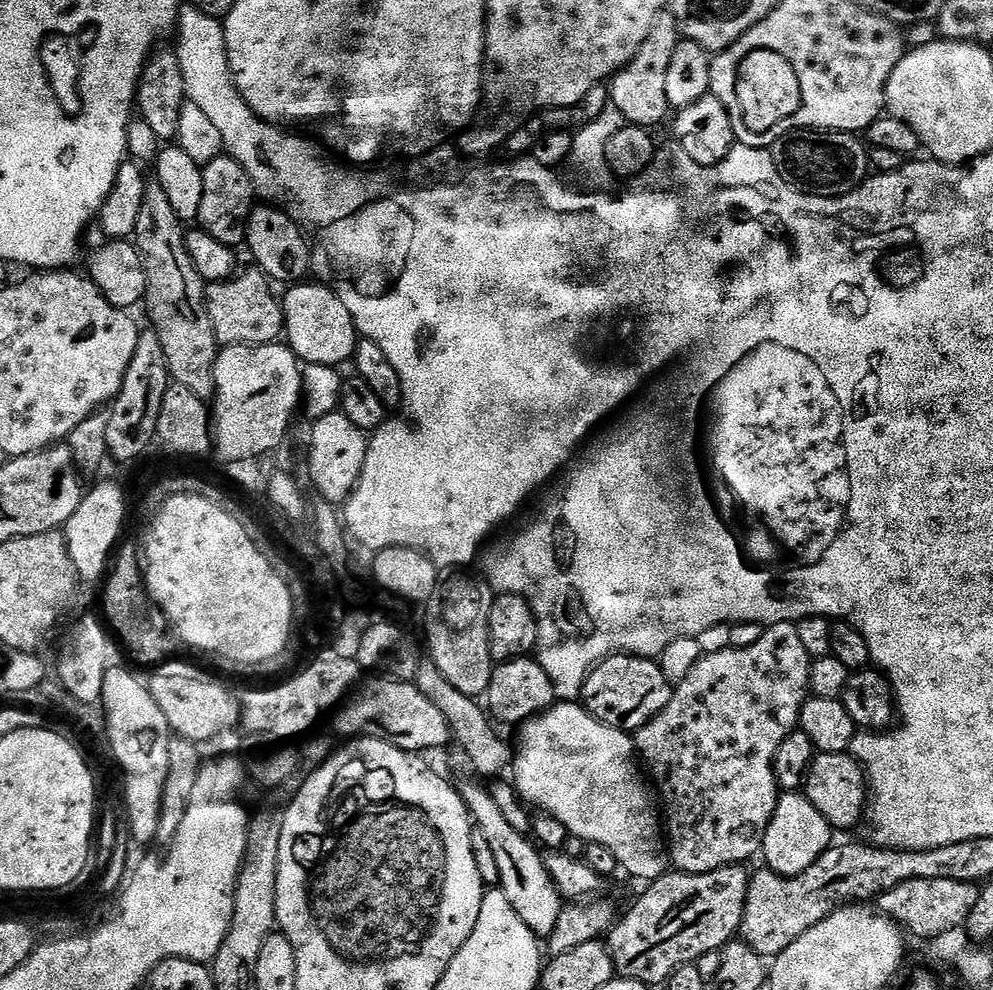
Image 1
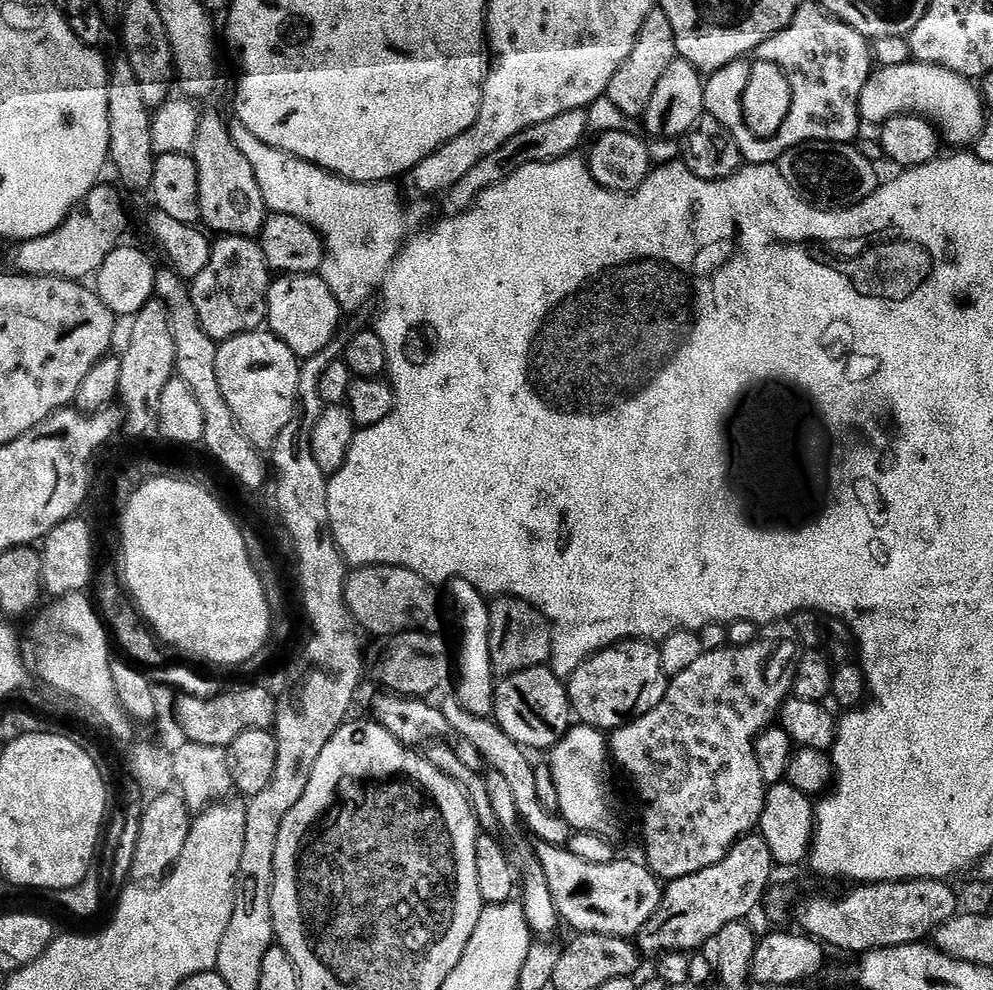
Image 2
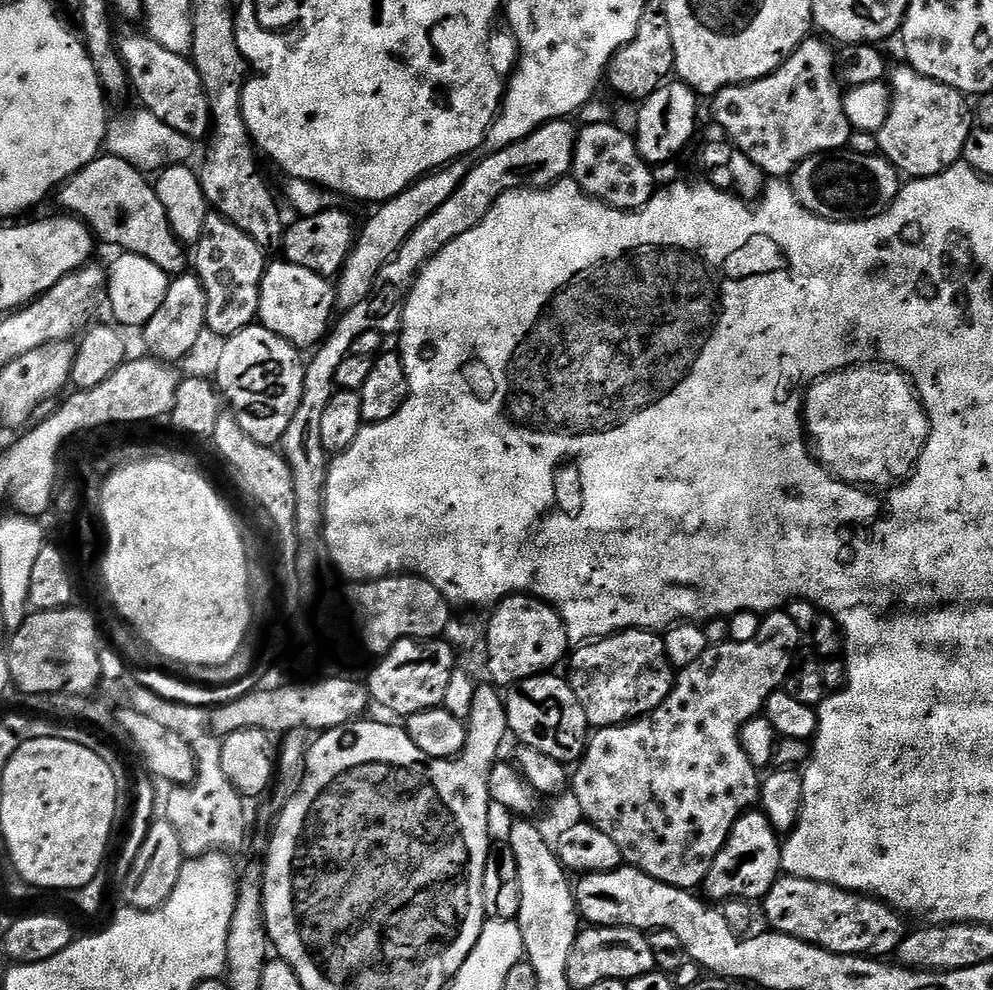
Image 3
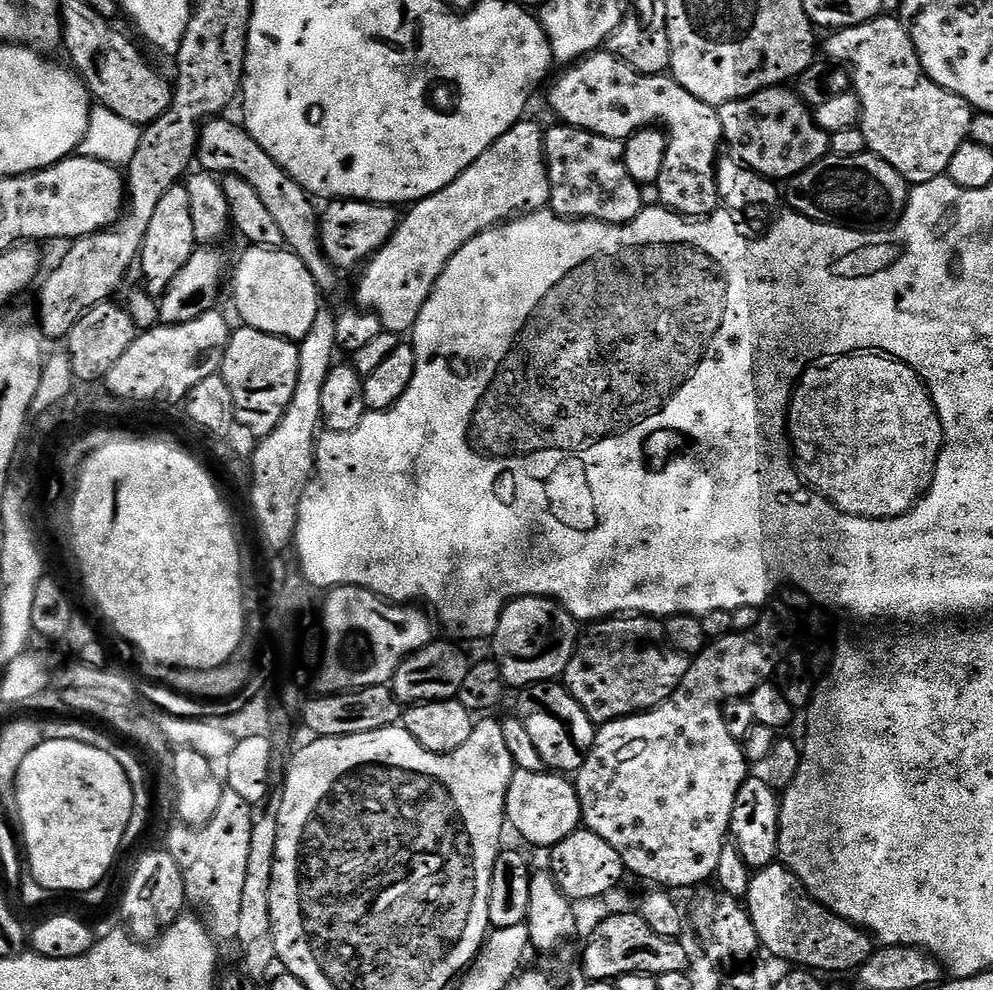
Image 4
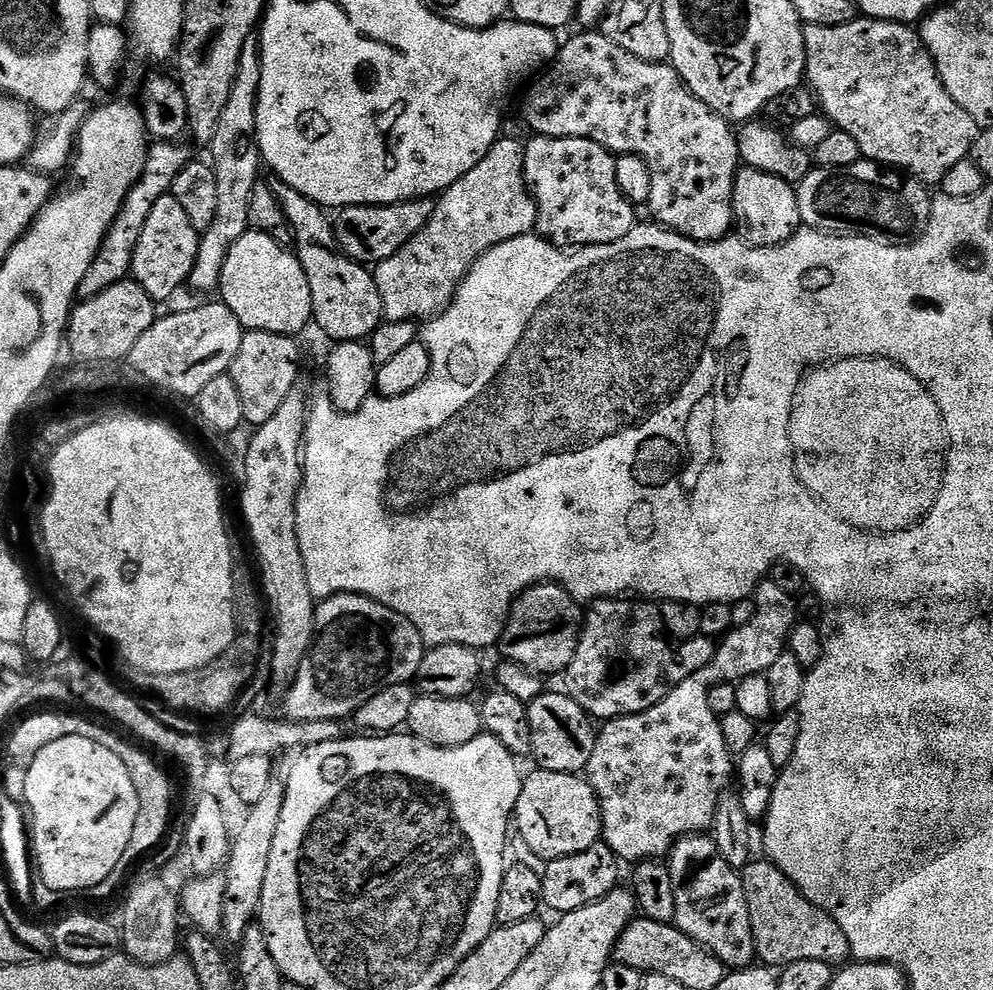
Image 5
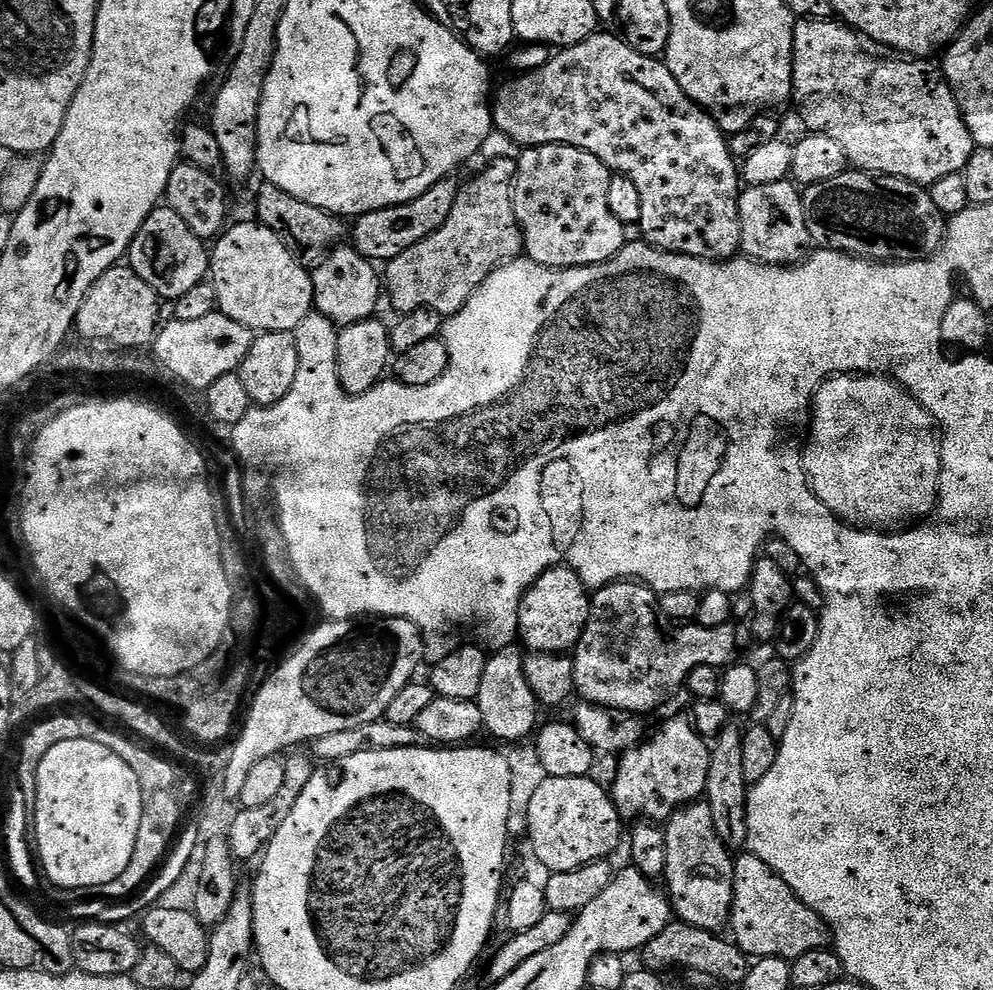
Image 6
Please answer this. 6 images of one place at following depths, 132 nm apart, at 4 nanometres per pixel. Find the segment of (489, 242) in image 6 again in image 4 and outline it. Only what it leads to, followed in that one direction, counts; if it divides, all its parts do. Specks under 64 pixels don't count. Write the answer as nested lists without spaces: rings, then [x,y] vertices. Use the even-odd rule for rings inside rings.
[[[531,118],[506,130],[482,158],[478,158],[450,186],[418,200],[403,213],[394,234],[363,265],[356,300],[361,309],[380,319],[386,332],[411,333],[416,316],[430,298],[442,270],[478,234],[521,214],[549,207],[550,182],[544,161],[544,133]]]

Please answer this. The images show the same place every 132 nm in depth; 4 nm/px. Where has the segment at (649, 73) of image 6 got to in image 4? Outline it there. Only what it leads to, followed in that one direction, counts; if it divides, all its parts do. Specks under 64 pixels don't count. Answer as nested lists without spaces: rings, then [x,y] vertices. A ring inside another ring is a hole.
[[[597,50],[590,56],[584,56],[575,64],[567,65],[561,72],[564,73],[556,81],[553,79],[547,85],[548,104],[552,107],[553,114],[557,116],[555,119],[559,123],[568,124],[572,128],[581,128],[590,134],[602,134],[602,138],[617,138],[616,112],[628,112],[629,129],[632,130],[662,126],[668,138],[668,145],[666,158],[662,162],[660,179],[654,185],[655,191],[660,191],[659,203],[685,218],[710,216],[721,207],[716,165],[722,156],[720,148],[722,152],[724,135],[717,105],[702,102],[702,98],[694,98],[694,94],[683,88],[671,74],[647,76],[636,72],[607,50]]]

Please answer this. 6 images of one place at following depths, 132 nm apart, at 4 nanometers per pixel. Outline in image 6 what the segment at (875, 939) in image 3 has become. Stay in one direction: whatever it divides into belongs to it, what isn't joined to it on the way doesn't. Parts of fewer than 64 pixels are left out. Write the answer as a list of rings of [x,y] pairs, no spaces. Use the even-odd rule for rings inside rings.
[[[751,854],[737,855],[734,860],[734,896],[730,936],[749,958],[781,956],[783,960],[789,962],[796,960],[802,954],[810,954],[819,948],[828,948],[830,944],[828,923],[814,910],[810,910],[810,906],[806,906],[806,902],[802,902],[798,894],[794,894],[794,890],[790,890],[786,882],[782,882],[780,875],[770,870],[766,862],[762,862],[762,858]]]

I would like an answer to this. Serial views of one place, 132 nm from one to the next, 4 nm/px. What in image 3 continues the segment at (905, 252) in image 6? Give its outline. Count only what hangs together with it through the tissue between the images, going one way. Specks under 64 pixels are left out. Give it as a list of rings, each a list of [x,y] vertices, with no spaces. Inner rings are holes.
[[[847,150],[806,157],[792,172],[790,183],[796,201],[815,216],[827,220],[881,216],[902,187],[901,177],[883,155],[867,156]]]

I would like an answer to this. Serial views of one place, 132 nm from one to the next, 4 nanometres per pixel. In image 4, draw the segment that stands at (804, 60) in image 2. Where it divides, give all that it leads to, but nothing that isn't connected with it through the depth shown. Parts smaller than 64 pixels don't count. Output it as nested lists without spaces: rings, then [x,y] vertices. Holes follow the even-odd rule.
[[[791,87],[763,88],[758,94],[747,96],[744,100],[735,100],[719,105],[718,111],[727,151],[729,148],[733,152],[729,153],[745,168],[751,172],[757,172],[759,176],[766,176],[773,182],[787,182],[802,170],[814,166],[829,155],[829,133],[816,123],[813,109],[805,104]]]

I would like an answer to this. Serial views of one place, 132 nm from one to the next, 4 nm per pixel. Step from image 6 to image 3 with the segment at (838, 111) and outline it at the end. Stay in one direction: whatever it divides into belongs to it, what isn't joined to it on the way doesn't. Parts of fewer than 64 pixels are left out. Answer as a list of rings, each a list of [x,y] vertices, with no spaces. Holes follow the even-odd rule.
[[[893,67],[890,72],[888,117],[878,133],[884,159],[897,173],[918,180],[937,176],[961,163],[966,138],[974,127],[974,112],[967,102],[965,93],[942,82],[934,82],[913,68]]]

